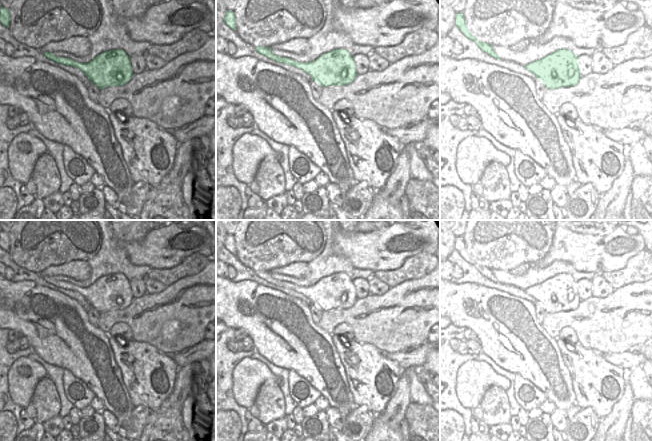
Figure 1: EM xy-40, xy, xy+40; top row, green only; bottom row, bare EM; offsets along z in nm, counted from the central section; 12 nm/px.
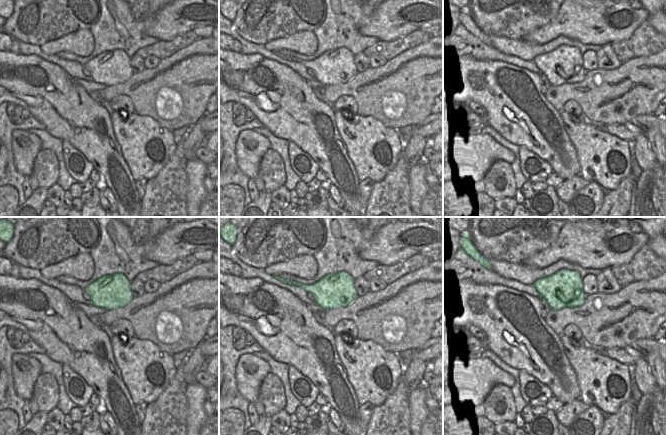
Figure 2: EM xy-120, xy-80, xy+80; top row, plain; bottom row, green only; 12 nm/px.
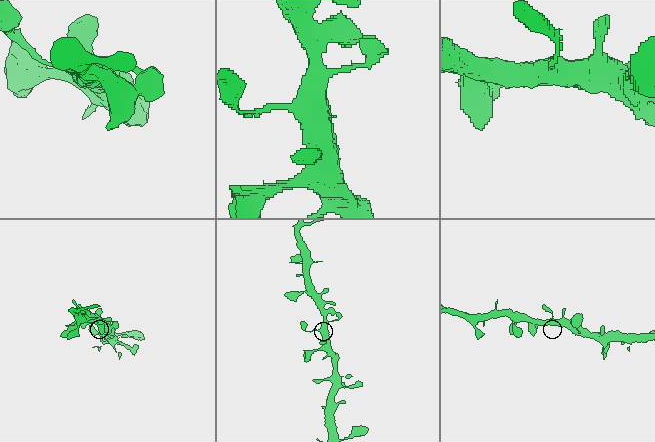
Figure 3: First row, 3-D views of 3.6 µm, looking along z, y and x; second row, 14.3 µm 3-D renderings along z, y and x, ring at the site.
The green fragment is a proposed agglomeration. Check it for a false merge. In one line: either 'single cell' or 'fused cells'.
single cell

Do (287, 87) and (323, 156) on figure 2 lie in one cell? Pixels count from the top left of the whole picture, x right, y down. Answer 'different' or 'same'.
same

